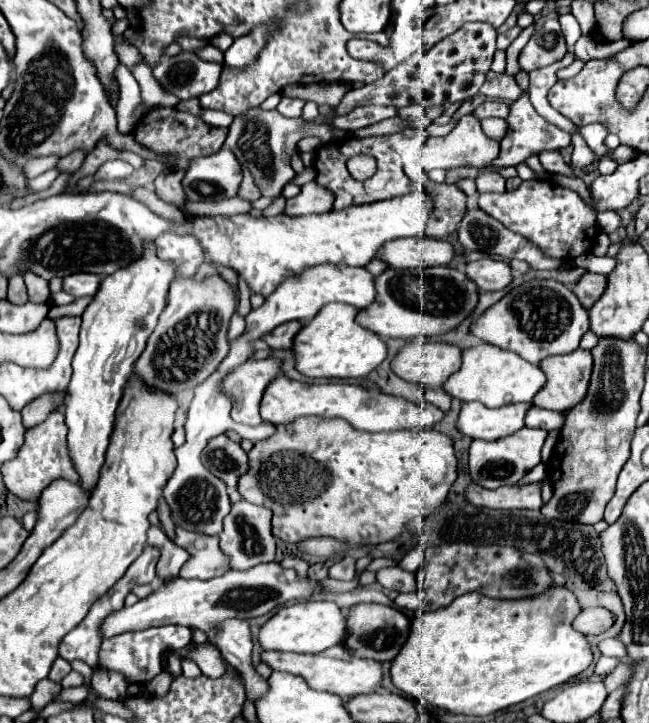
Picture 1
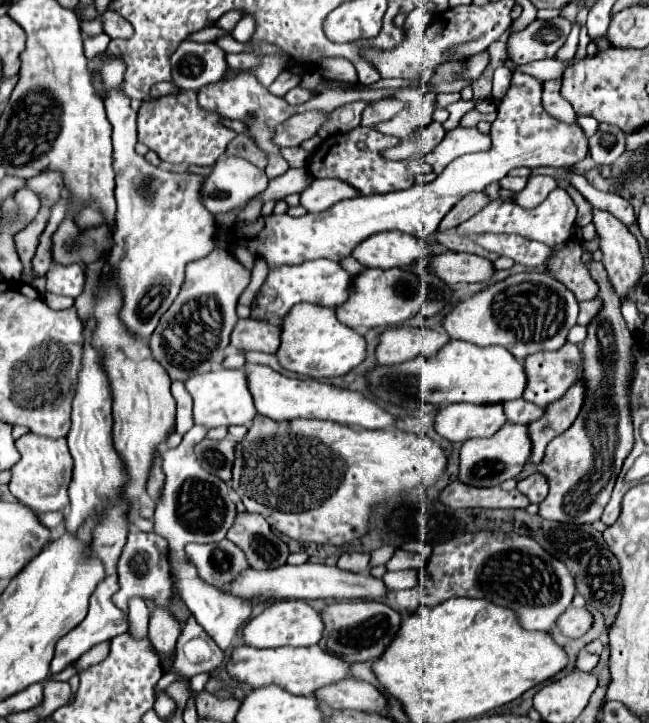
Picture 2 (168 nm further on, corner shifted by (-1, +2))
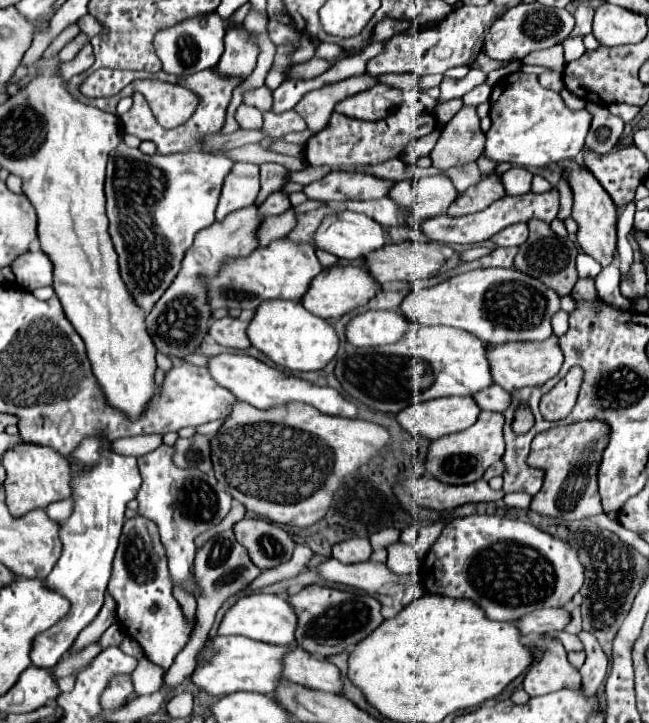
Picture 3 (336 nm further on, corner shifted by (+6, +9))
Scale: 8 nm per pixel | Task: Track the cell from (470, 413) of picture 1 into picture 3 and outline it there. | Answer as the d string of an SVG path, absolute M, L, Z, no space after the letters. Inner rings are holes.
M441 397L415 403L397 413L397 423L413 437L439 439L471 427L477 421L479 407L471 397Z

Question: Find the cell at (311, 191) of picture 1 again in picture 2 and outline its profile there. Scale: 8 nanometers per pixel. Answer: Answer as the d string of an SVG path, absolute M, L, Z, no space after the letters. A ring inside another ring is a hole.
M314 180L302 194L300 194L300 204L308 212L324 212L332 204L346 200L346 198L356 198L356 190L348 186L346 182L340 180Z

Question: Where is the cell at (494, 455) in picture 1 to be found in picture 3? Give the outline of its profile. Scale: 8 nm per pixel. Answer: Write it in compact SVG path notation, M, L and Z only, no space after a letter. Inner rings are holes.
M481 411L477 421L459 433L453 435L445 435L441 439L435 439L425 455L425 471L435 477L441 479L441 483L449 483L449 485L465 485L465 483L473 483L477 479L481 479L483 471L495 463L501 461L503 455L503 415L495 413L495 411Z

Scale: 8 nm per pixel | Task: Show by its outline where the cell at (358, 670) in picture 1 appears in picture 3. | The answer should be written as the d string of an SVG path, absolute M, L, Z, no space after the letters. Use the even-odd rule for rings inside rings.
M213 637L209 643L207 651L197 653L197 665L195 671L191 673L191 681L195 687L199 687L201 691L209 693L209 695L229 695L235 691L255 691L255 693L265 693L271 695L277 687L277 683L281 681L281 657L289 651L287 645L269 645L269 643L257 643L253 639L245 639L245 637Z

